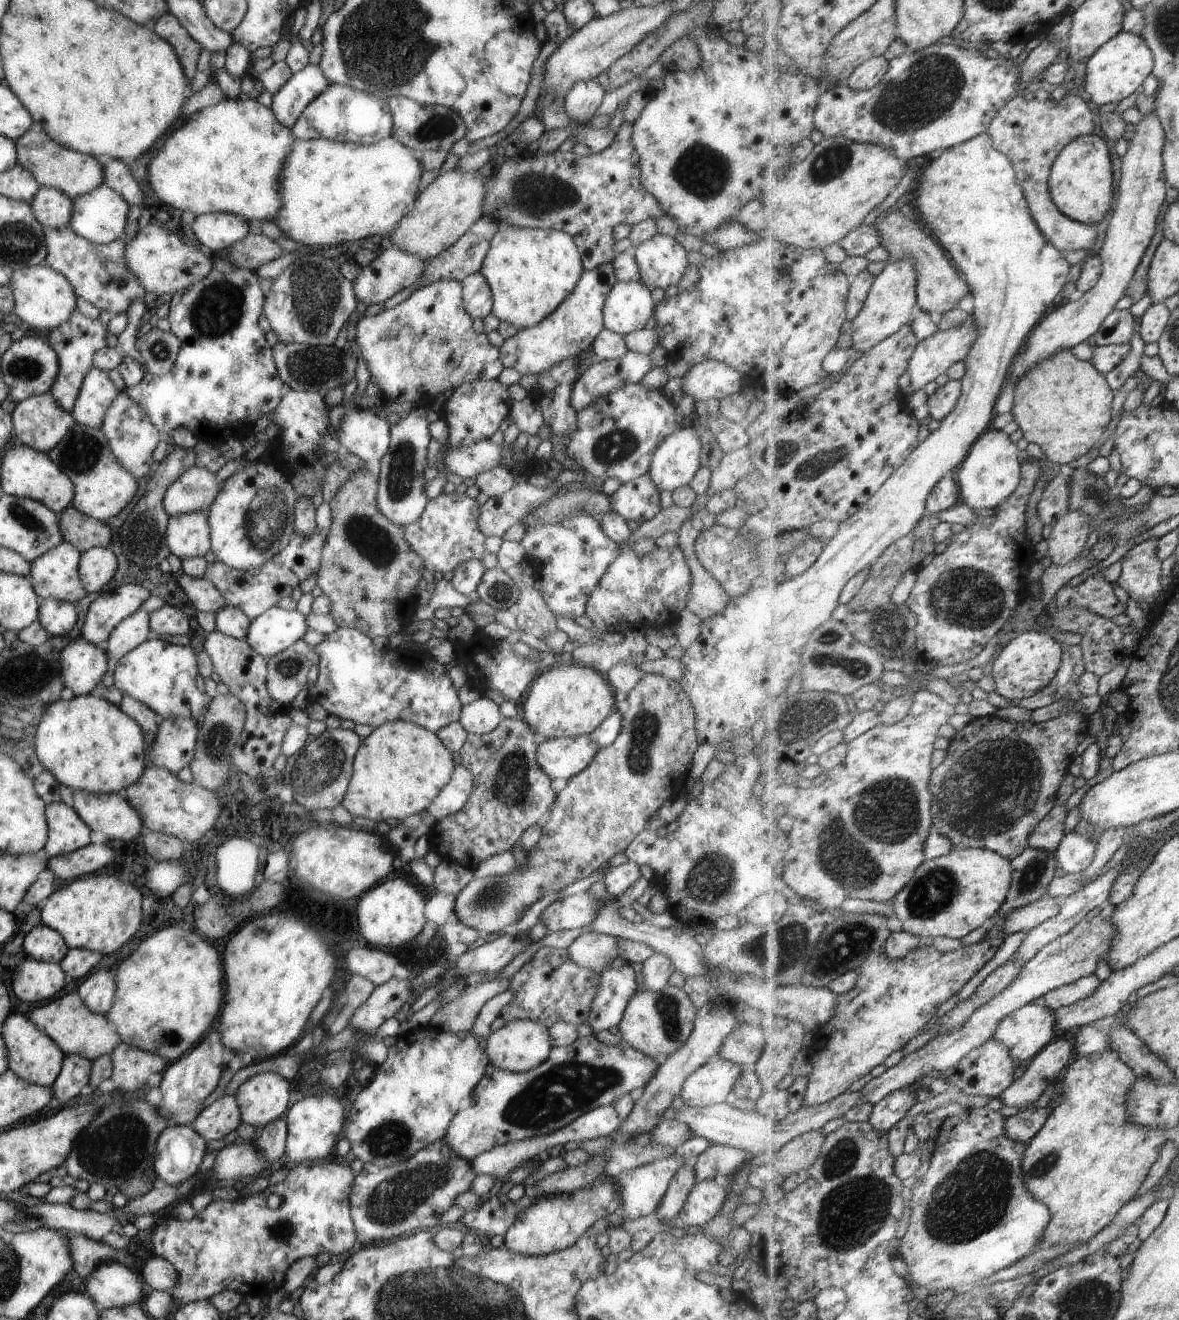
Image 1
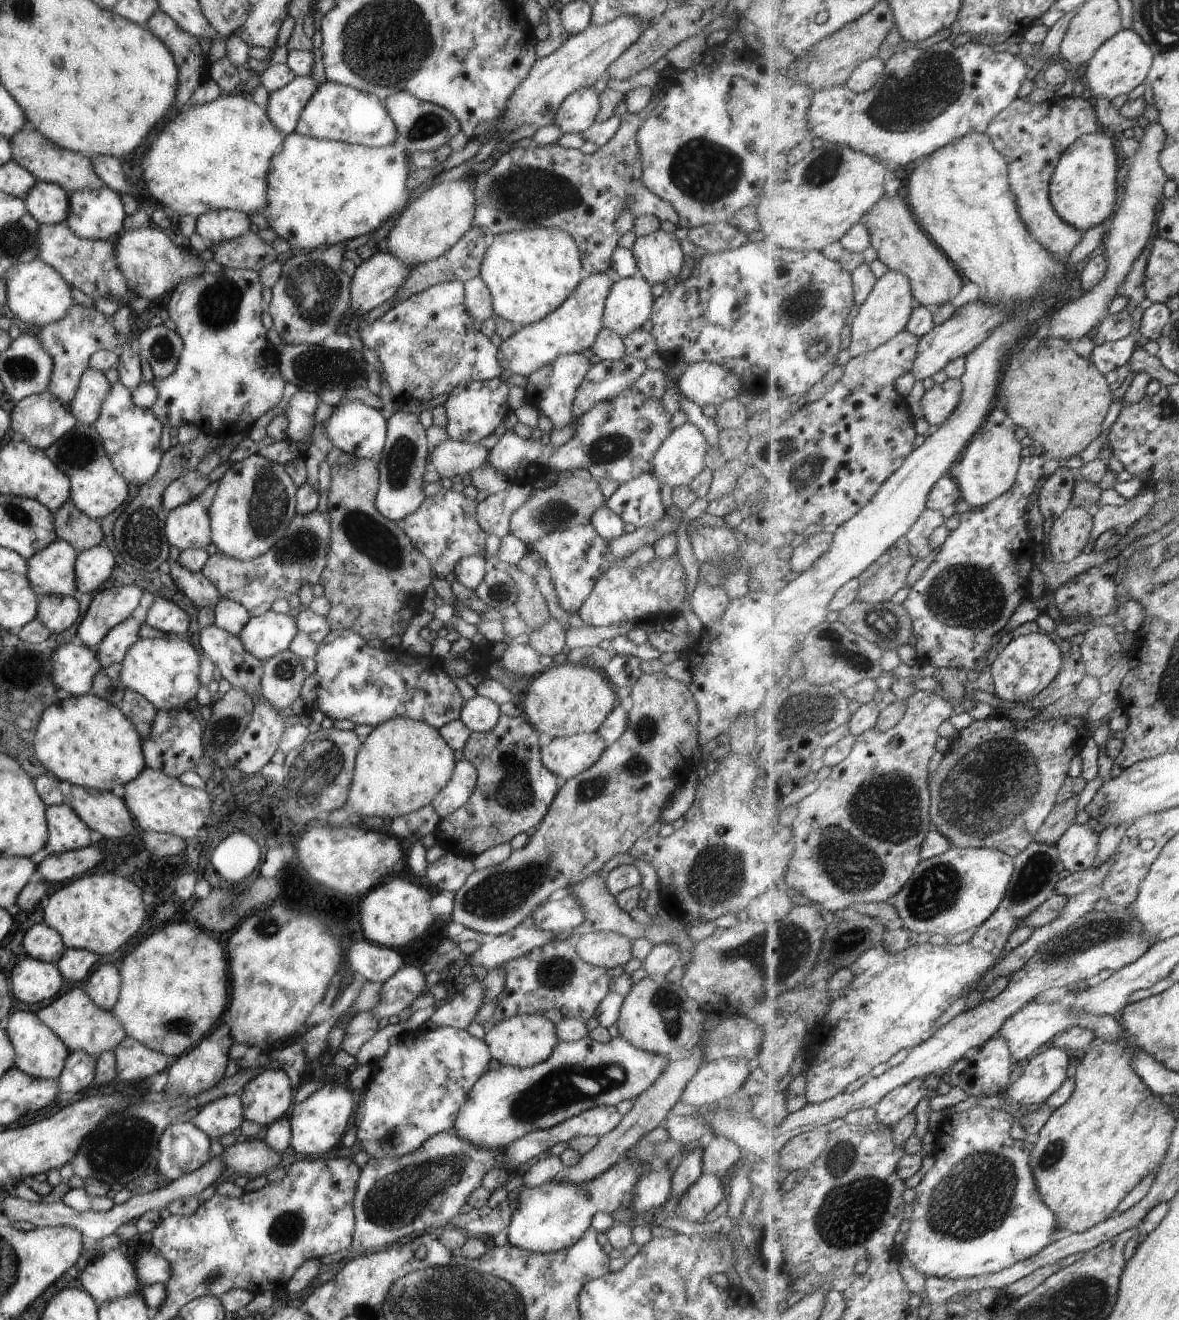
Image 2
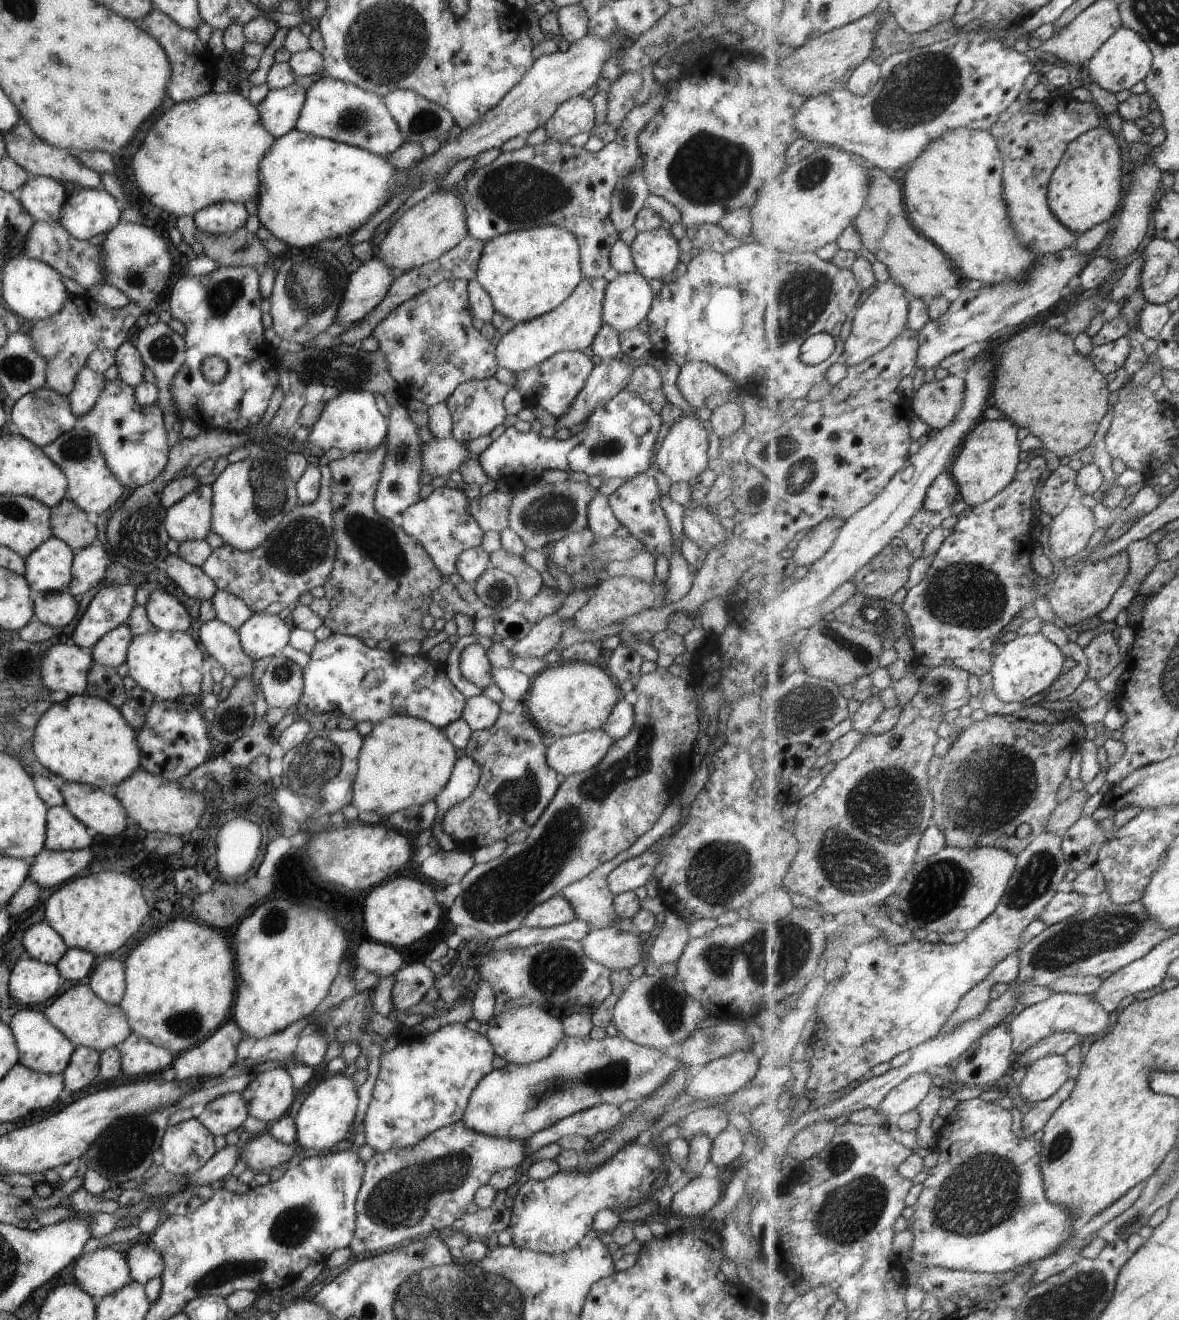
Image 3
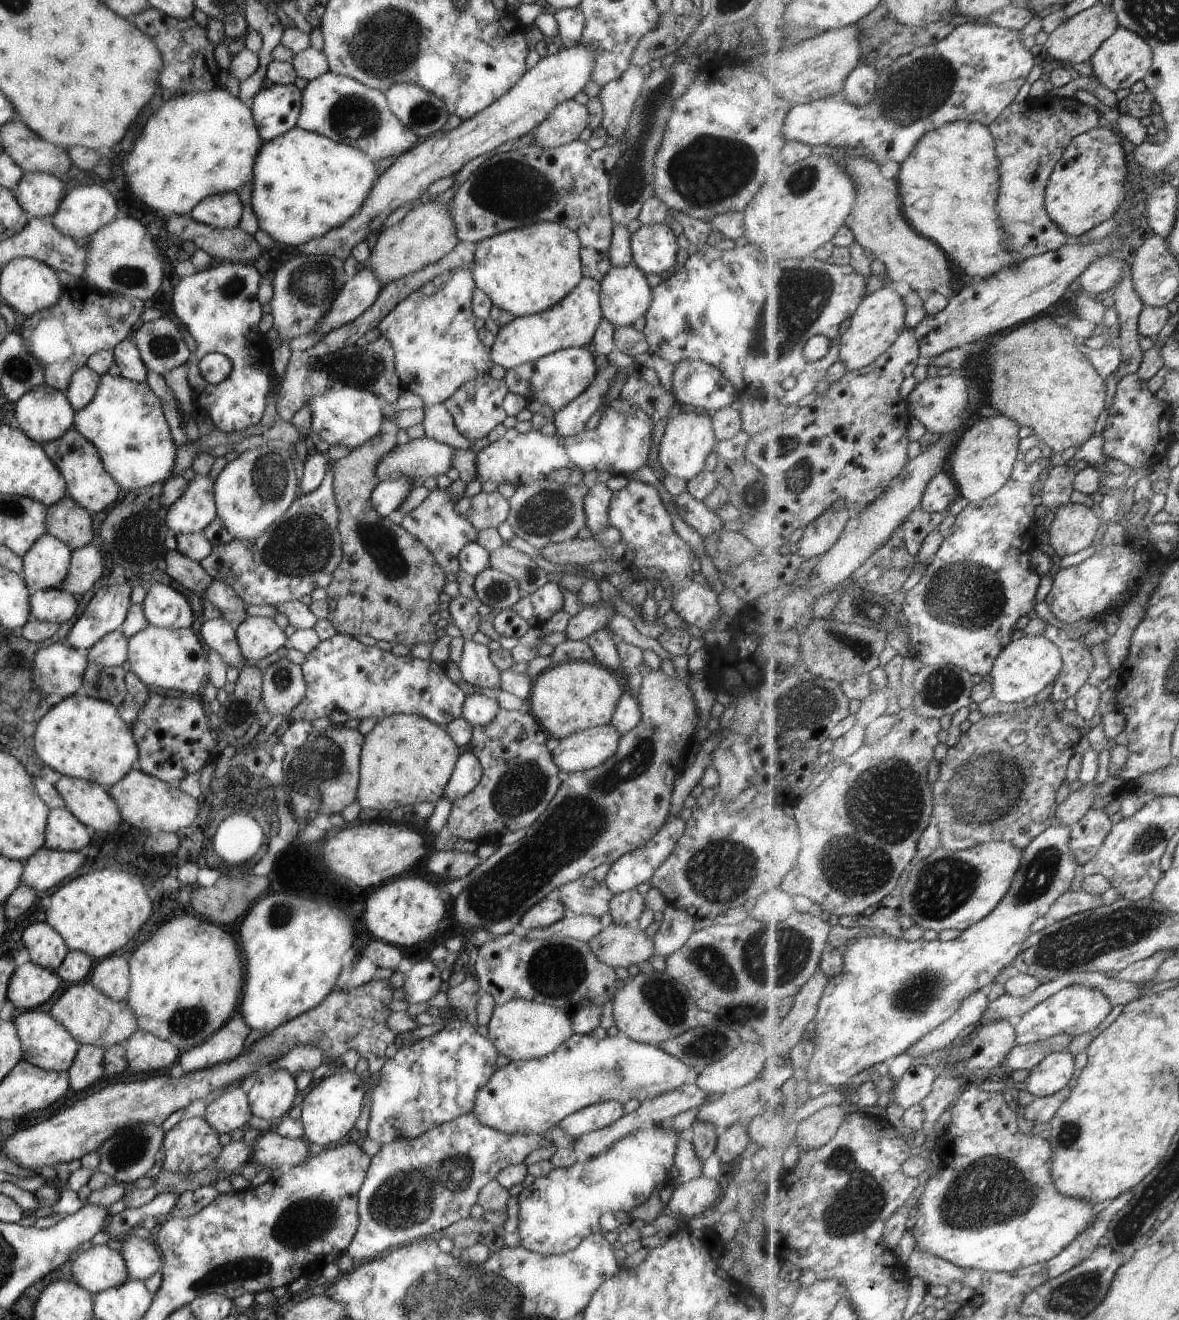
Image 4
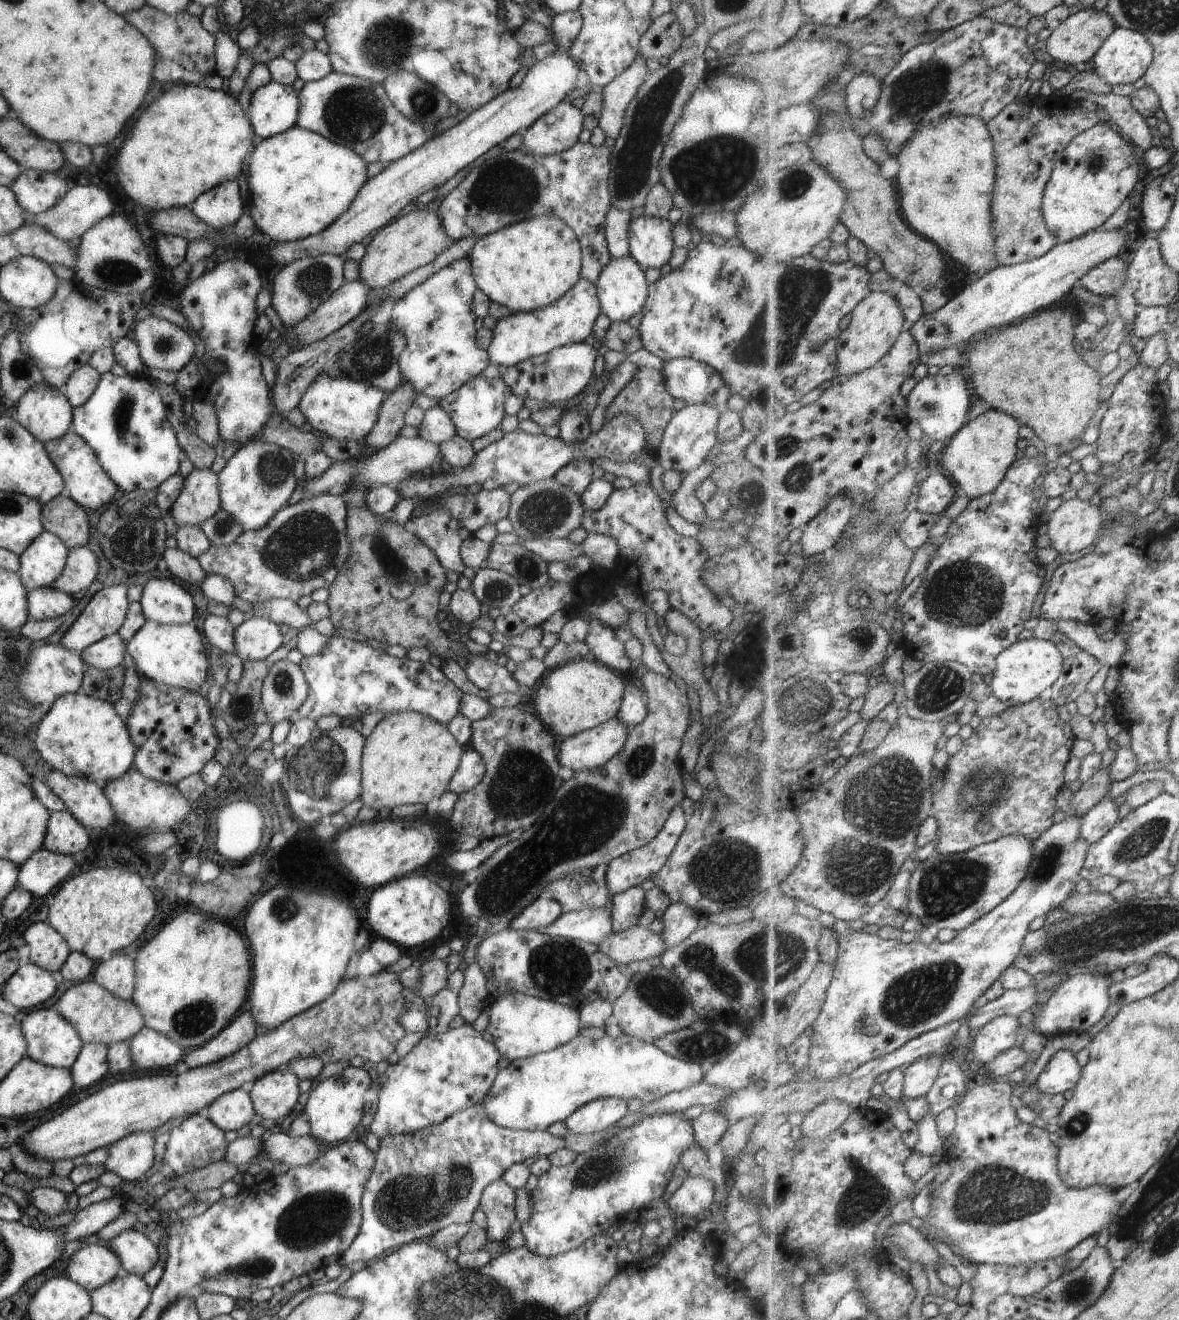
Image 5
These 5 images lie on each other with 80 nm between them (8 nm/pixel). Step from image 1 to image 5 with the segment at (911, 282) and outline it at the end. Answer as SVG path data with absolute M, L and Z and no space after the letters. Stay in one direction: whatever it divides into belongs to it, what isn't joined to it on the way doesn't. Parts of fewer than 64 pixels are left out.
M881 291L872 292L856 306L849 326L836 340L838 352L836 374L853 376L875 366L891 352L893 345L900 340L900 334L908 326L904 310L893 295Z

